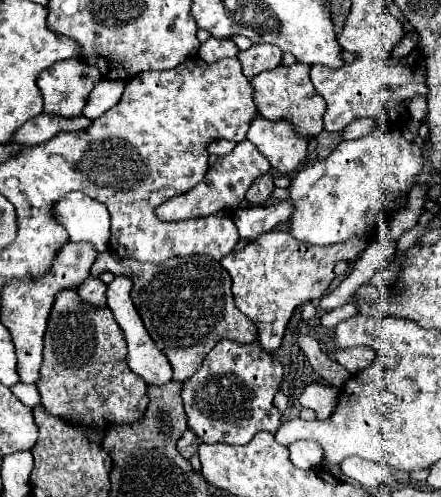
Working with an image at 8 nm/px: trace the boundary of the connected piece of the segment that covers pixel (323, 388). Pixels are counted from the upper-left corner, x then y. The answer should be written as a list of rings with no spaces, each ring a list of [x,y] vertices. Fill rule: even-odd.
[[[309,384],[303,394],[299,396],[299,402],[311,410],[315,410],[317,418],[325,420],[331,416],[331,412],[337,406],[337,398],[339,398],[339,388],[329,386],[329,384]]]

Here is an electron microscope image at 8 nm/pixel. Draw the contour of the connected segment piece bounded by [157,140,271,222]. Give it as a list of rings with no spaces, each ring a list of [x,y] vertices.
[[[249,140],[239,142],[231,154],[221,156],[219,162],[209,168],[207,176],[191,192],[175,196],[175,198],[167,200],[165,204],[161,204],[157,208],[157,216],[163,220],[169,220],[169,222],[177,222],[177,220],[187,220],[187,218],[209,216],[223,208],[237,210],[241,200],[245,198],[245,192],[251,186],[251,182],[257,176],[267,174],[269,170],[271,170],[271,164],[267,162],[267,158],[263,158],[263,154],[259,154],[259,150],[255,150],[255,144],[251,144]]]

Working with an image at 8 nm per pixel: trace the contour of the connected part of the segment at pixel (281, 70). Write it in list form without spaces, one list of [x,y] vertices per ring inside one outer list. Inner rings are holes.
[[[293,64],[293,66],[279,66],[275,70],[263,72],[251,80],[251,86],[255,90],[255,102],[261,112],[265,112],[265,118],[279,120],[287,118],[295,126],[295,132],[301,138],[315,138],[323,130],[323,114],[325,114],[325,100],[315,92],[311,80],[309,80],[311,66]]]

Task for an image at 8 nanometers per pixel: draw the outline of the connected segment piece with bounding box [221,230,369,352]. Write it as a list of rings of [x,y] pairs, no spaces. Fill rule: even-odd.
[[[271,230],[221,260],[221,266],[233,278],[235,306],[257,326],[259,346],[275,352],[281,346],[285,328],[297,306],[319,300],[333,282],[333,266],[339,260],[355,260],[369,244],[369,238],[349,238],[335,246],[307,246],[291,238],[289,232]]]

